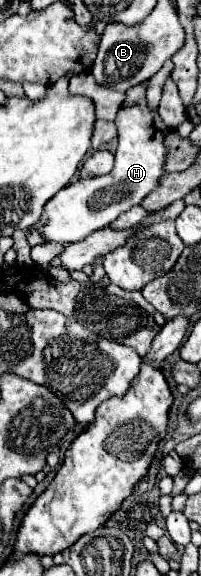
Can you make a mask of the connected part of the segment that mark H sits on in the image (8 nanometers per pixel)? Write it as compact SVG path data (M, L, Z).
M141 101L133 107L119 109L115 125L119 129L119 145L115 153L115 167L109 175L79 179L63 187L53 199L47 201L45 213L49 219L39 229L47 243L75 243L89 237L93 231L107 227L133 205L139 205L141 199L157 187L159 177L163 175L165 147L163 137L169 133L157 111L147 107L147 101Z

